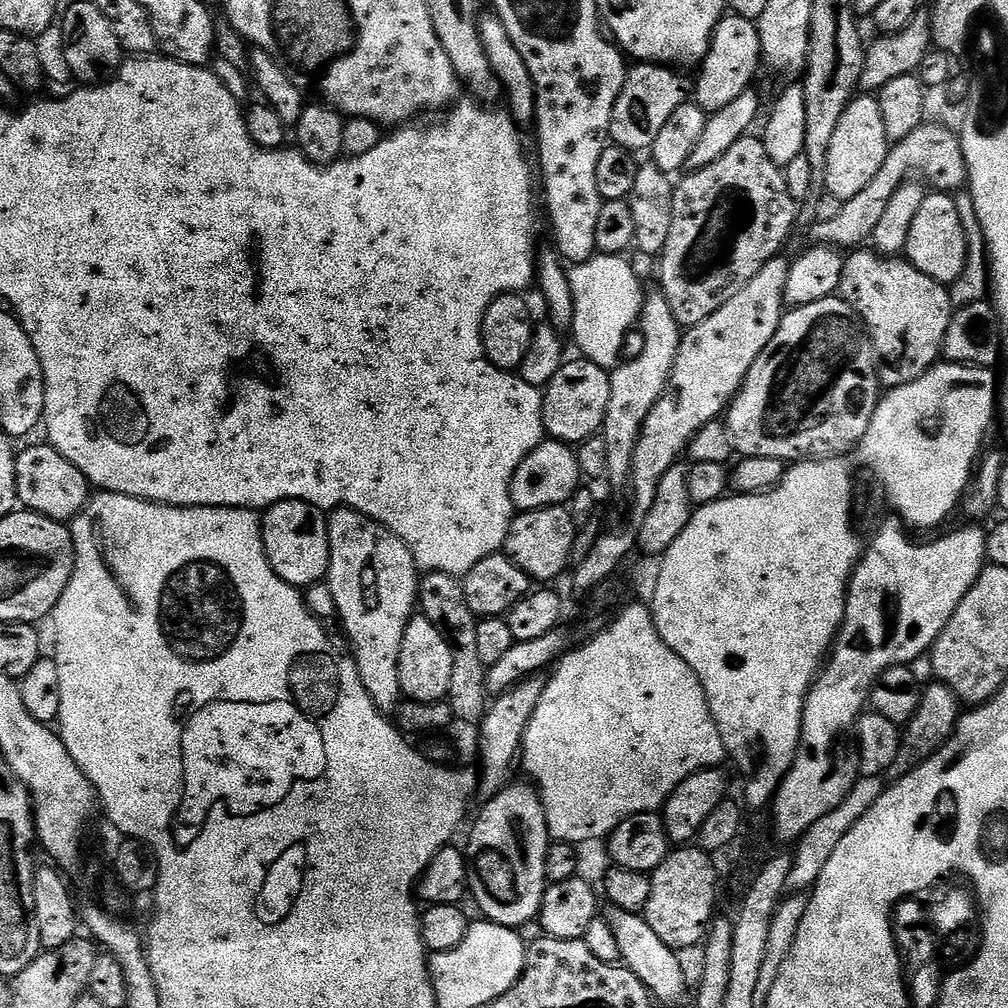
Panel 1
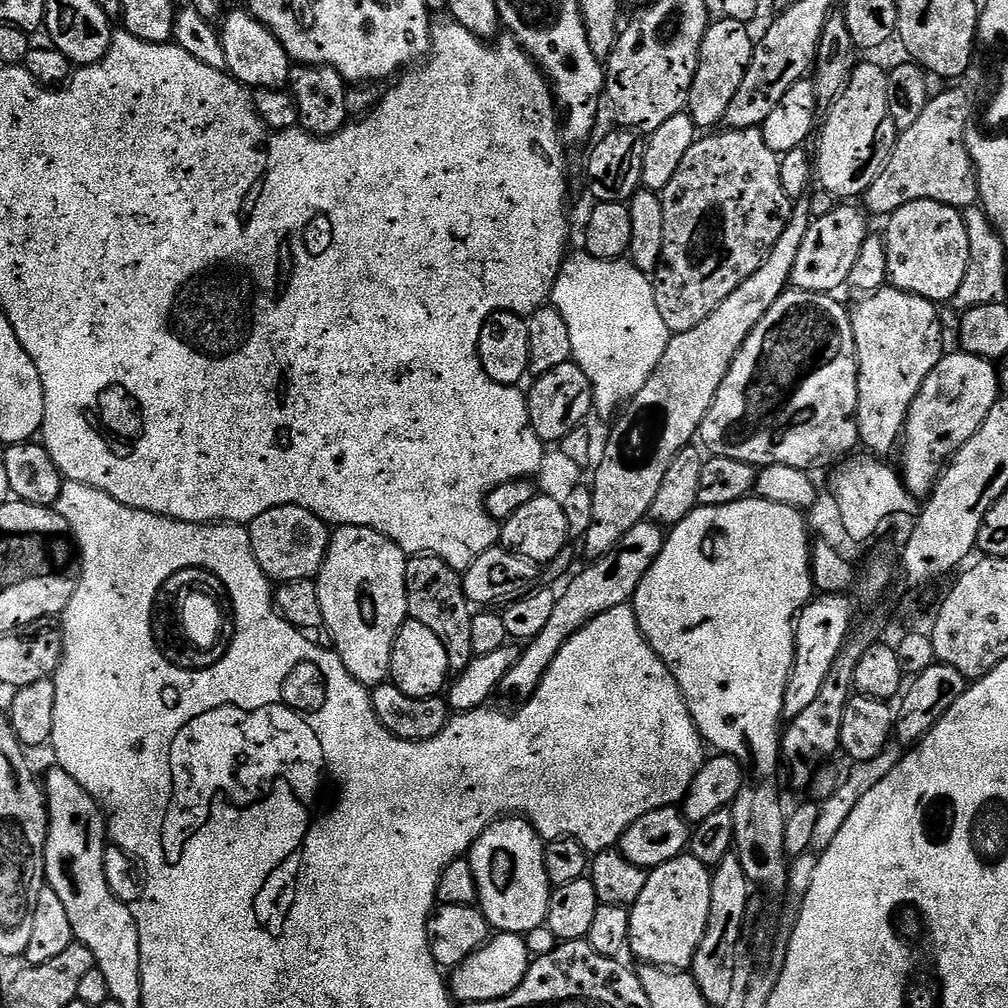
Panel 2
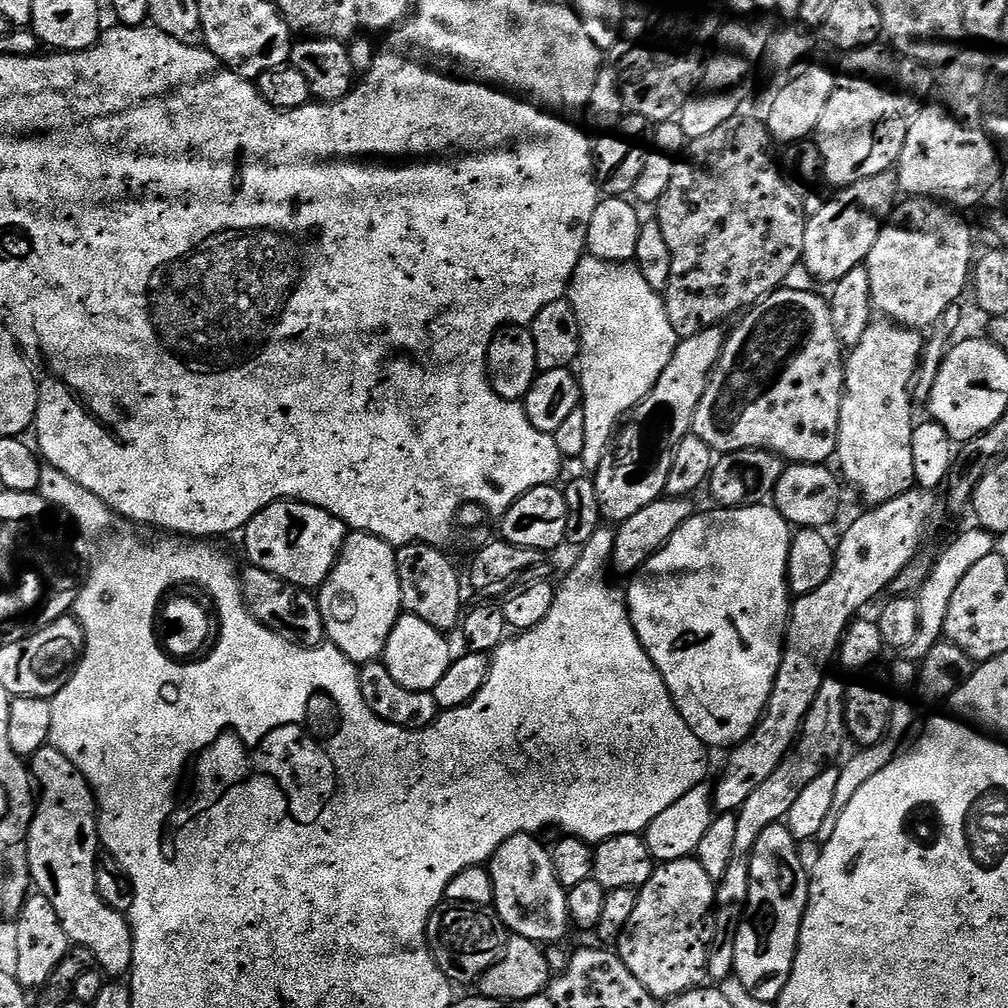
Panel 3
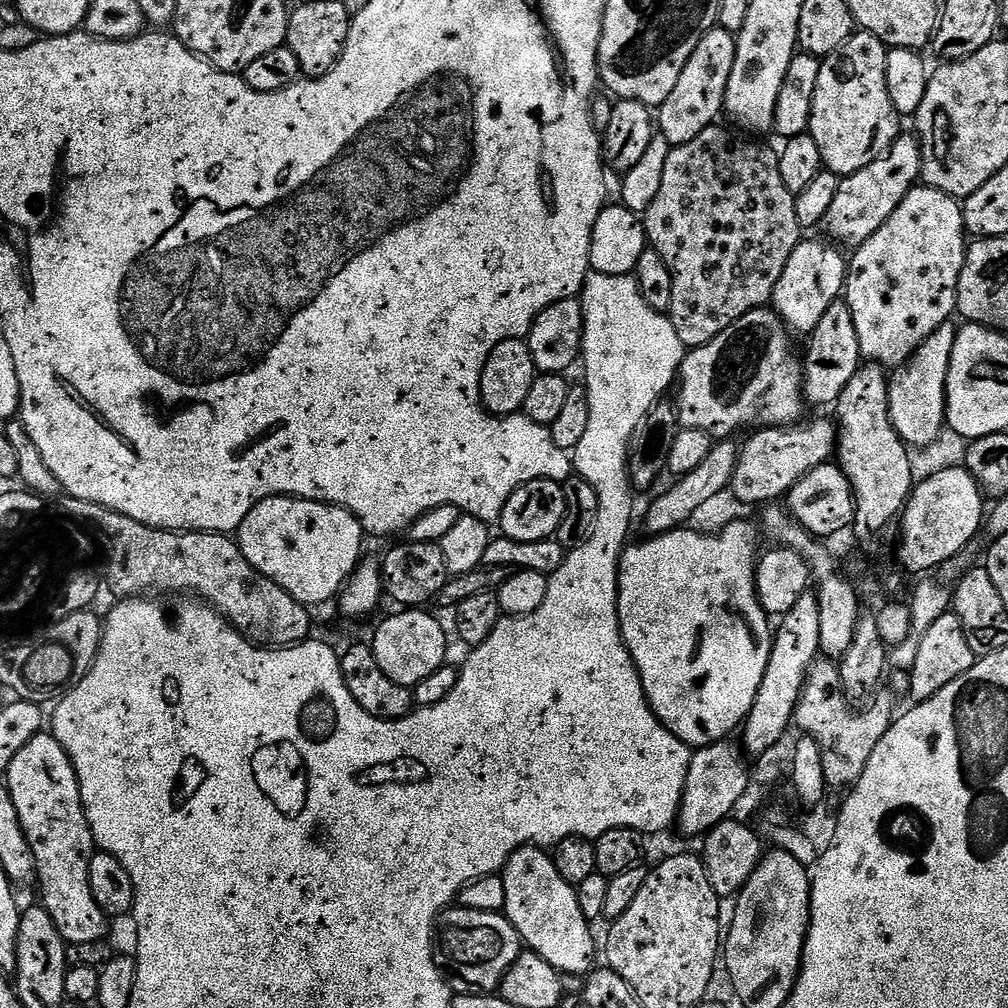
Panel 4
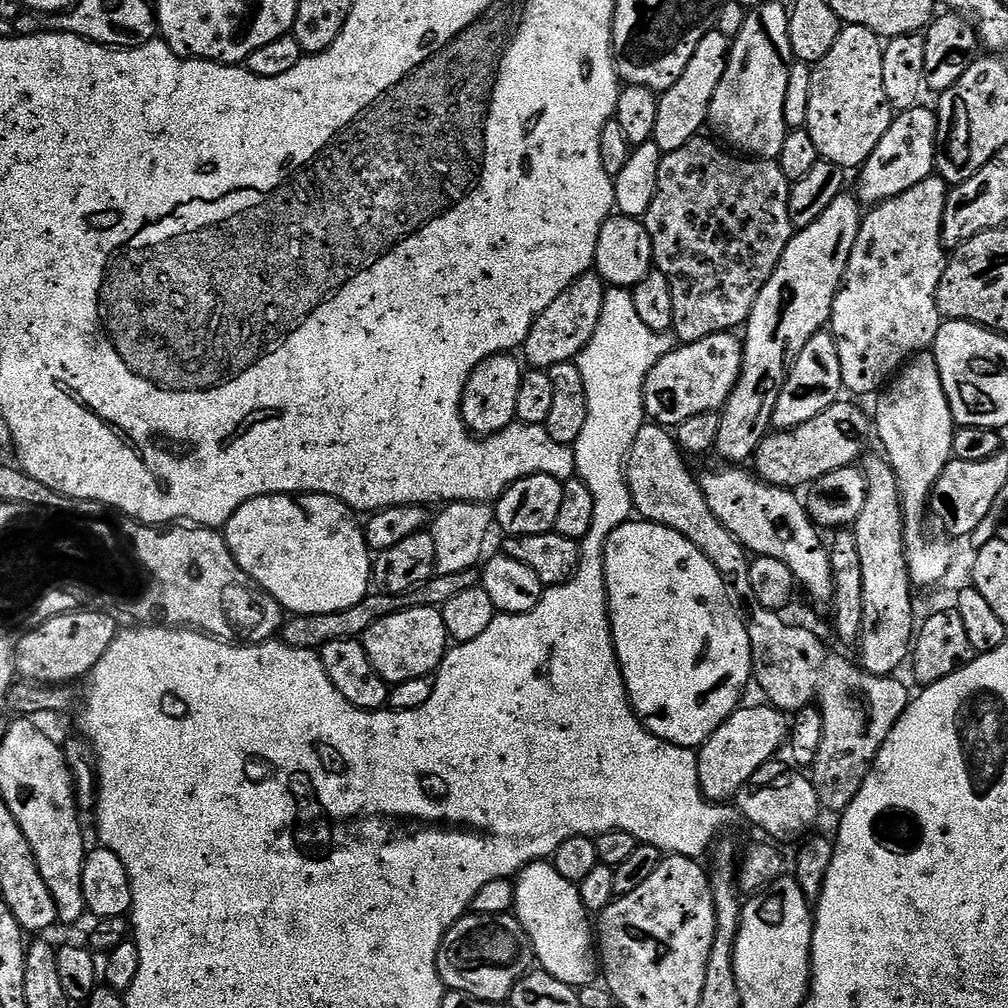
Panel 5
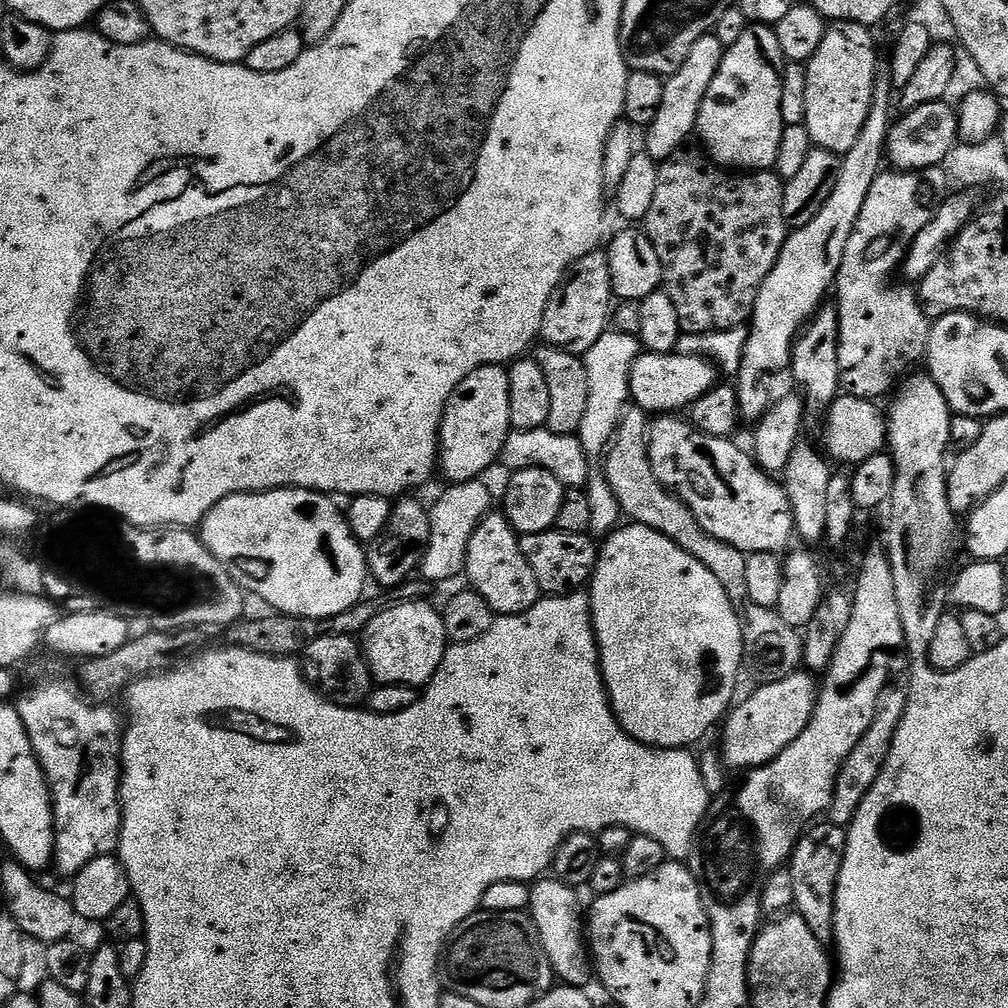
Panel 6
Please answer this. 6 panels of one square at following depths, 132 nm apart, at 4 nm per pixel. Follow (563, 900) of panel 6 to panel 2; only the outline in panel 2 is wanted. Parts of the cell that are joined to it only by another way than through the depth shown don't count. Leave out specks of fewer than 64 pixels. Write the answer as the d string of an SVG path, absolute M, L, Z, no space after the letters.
M516 814L495 820L474 842L472 851L468 853L466 859L468 865L474 870L474 878L480 895L478 907L497 933L525 934L534 930L535 927L546 924L548 903L552 897L553 887L548 883L546 874L545 847L545 841L538 835L535 828L528 823L527 819Z

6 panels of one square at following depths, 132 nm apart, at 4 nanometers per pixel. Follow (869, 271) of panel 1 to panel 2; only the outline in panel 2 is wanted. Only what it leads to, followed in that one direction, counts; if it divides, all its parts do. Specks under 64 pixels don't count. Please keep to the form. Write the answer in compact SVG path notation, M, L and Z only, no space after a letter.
M891 286L879 288L877 292L865 295L864 300L855 309L851 309L852 329L854 330L854 346L856 347L856 357L858 358L858 410L856 411L856 421L858 422L858 434L860 435L860 444L863 445L869 453L875 454L881 458L888 458L892 451L897 451L898 445L901 443L904 434L904 423L908 421L908 411L914 402L914 398L922 390L922 386L926 382L926 378L930 378L930 374L938 366L938 362L946 355L946 347L944 348L944 328L940 325L940 312L933 301L915 296L909 292L903 292Z

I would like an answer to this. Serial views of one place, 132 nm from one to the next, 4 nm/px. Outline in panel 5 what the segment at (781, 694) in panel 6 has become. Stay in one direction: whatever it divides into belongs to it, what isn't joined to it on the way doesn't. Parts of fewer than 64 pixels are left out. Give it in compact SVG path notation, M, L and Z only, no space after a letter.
M741 706L732 713L705 744L700 745L698 782L704 797L713 802L731 801L745 785L751 782L753 774L766 762L771 761L780 747L789 739L790 720L783 712L771 706L747 708Z

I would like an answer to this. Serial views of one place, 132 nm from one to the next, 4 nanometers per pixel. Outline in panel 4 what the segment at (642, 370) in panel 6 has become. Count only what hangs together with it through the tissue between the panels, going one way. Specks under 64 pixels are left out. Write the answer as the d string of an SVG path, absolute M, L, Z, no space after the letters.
M765 306L738 318L718 338L691 349L678 373L680 397L674 407L679 427L706 430L719 442L743 428L797 423L806 409L804 374L801 357L788 349L788 336L784 321Z

